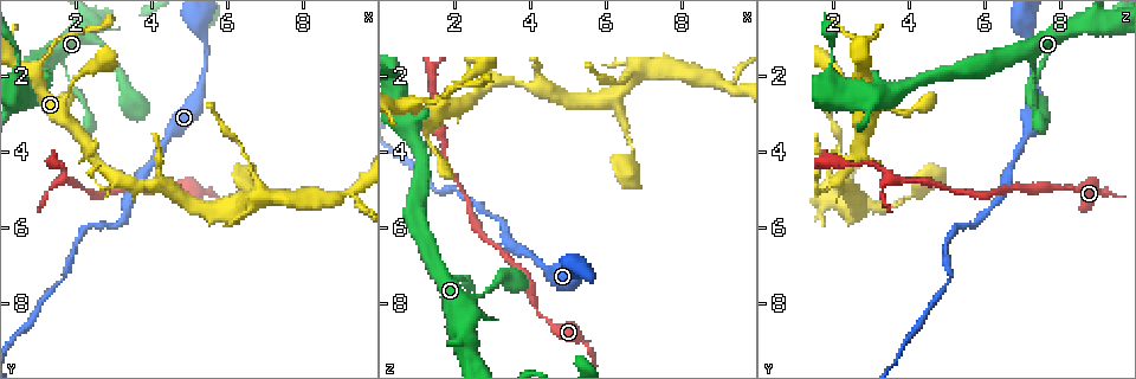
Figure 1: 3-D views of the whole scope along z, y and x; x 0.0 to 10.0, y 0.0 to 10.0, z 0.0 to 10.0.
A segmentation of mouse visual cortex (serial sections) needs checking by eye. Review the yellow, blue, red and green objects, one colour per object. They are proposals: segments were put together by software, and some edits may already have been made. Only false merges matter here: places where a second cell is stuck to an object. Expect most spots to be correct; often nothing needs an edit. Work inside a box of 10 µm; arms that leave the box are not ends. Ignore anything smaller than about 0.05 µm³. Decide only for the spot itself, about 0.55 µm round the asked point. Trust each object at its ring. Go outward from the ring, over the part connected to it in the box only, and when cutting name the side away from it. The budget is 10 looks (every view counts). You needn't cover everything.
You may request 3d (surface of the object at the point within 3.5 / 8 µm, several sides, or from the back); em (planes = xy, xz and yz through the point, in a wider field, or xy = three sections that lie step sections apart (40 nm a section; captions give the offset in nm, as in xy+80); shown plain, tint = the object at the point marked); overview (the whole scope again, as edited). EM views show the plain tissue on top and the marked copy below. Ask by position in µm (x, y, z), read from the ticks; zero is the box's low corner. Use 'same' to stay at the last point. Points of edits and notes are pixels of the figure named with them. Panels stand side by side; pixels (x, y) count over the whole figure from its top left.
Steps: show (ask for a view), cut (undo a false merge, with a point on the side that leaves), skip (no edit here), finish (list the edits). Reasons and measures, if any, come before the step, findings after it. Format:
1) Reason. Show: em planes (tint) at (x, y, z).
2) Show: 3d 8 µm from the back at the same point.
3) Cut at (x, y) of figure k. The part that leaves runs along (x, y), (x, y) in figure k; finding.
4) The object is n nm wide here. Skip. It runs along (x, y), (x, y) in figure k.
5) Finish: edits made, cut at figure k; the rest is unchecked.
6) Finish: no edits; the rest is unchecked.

Show: 3d 3.5 µm at (1.10, 1.60, 2.65).

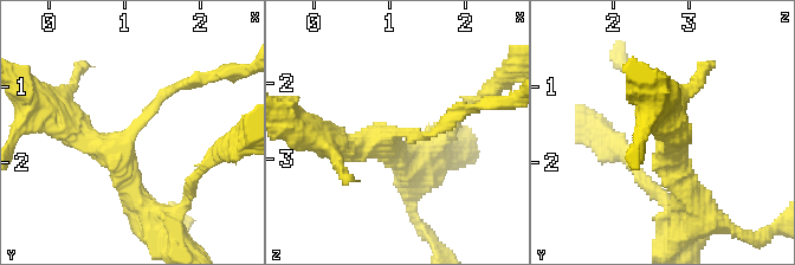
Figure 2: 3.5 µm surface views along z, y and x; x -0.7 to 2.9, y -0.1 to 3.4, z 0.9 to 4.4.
3 arms meet here; the arms are 150, 350, 350 nm wide. Show: em xy step 5 (tint) at (1.10, 1.60, 2.65).

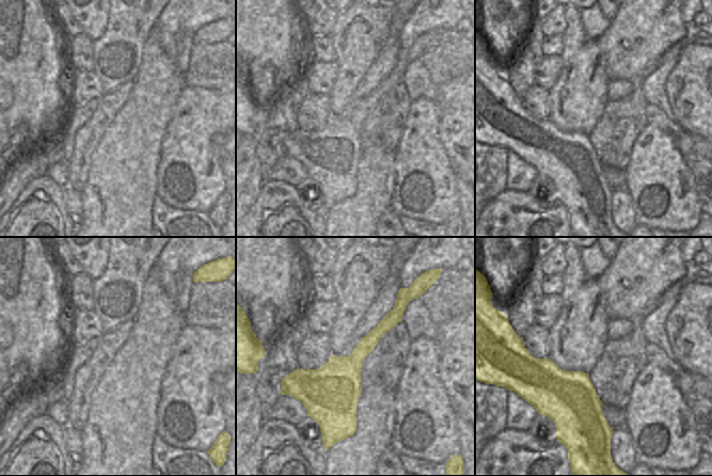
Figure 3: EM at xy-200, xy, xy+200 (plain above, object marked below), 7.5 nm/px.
Skip. It runs along (134, 194), (120, 143), (163, 96), (192, 82) in figure 2; continuous, no second cell.

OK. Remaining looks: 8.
A narrow waist. Show: em xy step 1 (tint) at (1.60, 7.50, 5.05).

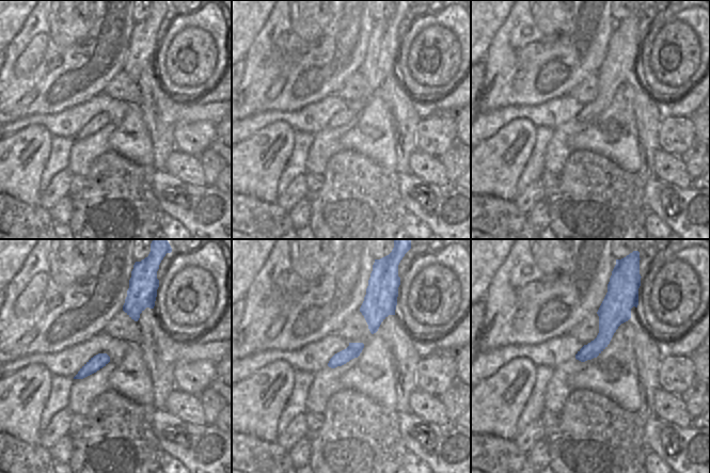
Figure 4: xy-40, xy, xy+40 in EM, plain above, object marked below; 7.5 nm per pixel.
Show: 3d 3.5 µm at the same point.

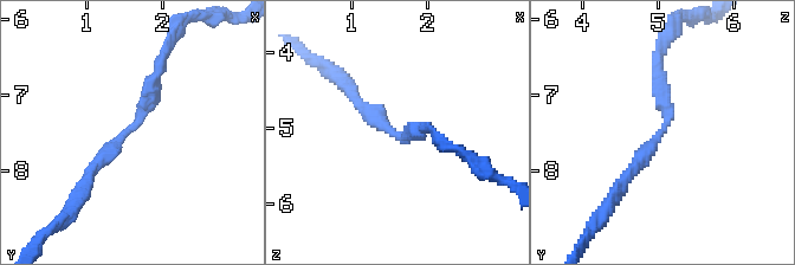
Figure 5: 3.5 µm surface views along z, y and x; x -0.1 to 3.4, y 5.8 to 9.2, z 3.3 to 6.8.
The object is 110 nm wide here. Skip. It runs along (162, 60), (140, 118), (85, 187) in figure 5; one cell here.

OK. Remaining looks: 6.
Calibre changes. Show: 3d 3.5 µm from the back at (2.10, 2.65, 7.30).

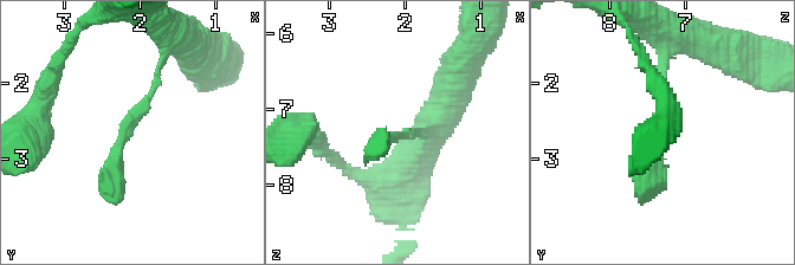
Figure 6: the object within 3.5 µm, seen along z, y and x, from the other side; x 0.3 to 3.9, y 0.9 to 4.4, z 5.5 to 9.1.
Need the tissue. Show: em xy step 2 (tint) at (2.20, 2.70, 7.35).

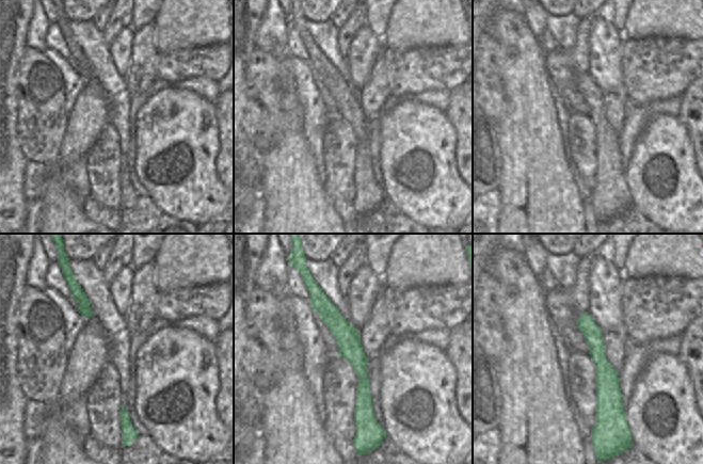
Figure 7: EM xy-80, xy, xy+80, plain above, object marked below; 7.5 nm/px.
Skip. It runs along (162, 64), (118, 144), (108, 199) in figure 6; one cell here.

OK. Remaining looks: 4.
Narrows sharply. Show: 3d 3.5 µm at (4.25, 4.90, 8.25).

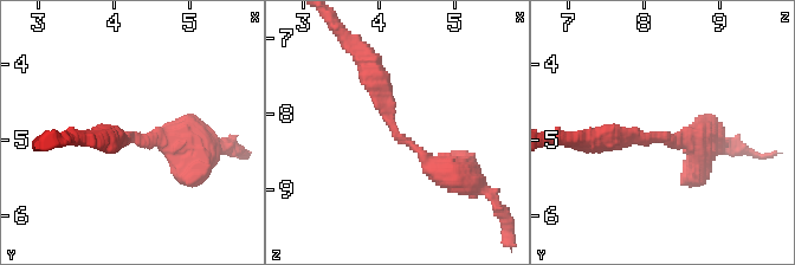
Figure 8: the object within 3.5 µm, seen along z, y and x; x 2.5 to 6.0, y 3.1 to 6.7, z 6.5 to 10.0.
The arms are 300, 350 nm wide. Skip. It runs along (456, 172), (393, 130), (364, 57) in figure 8; all the same cell.

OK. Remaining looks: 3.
Finish: no edits; the rest is unchecked.

